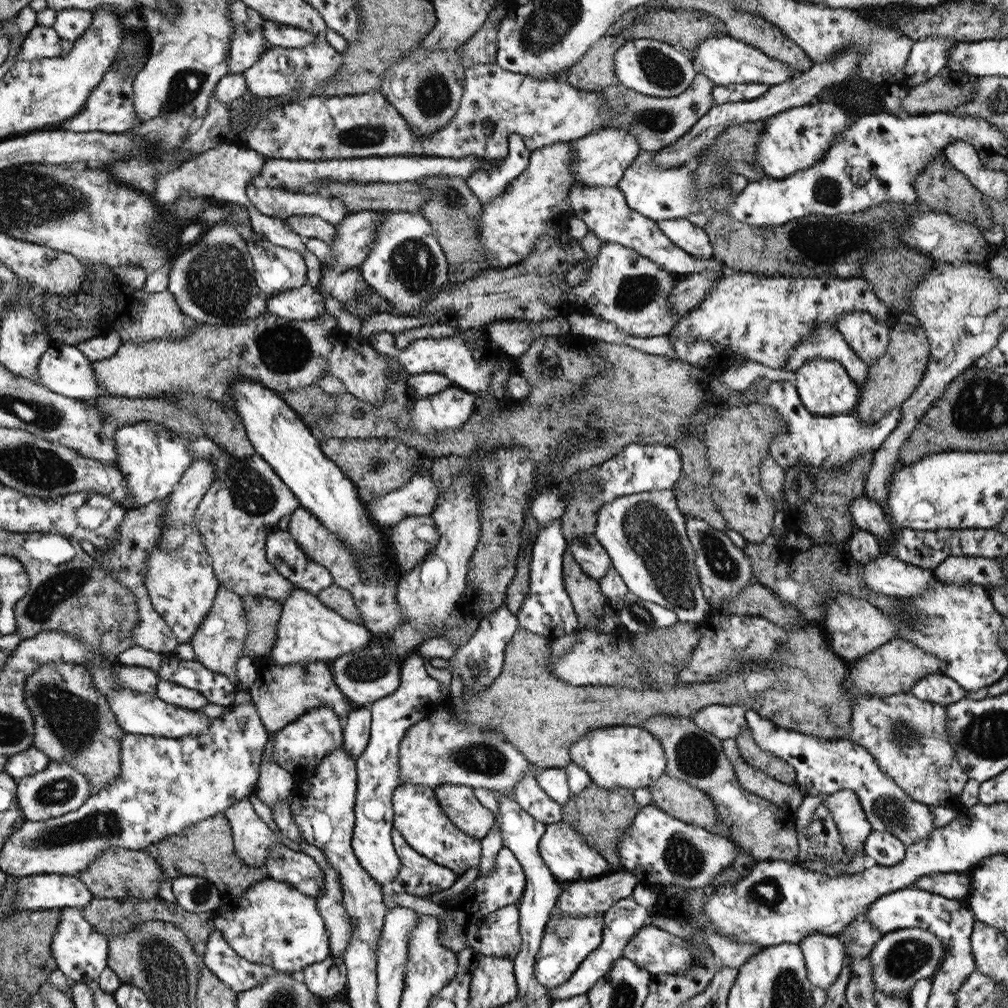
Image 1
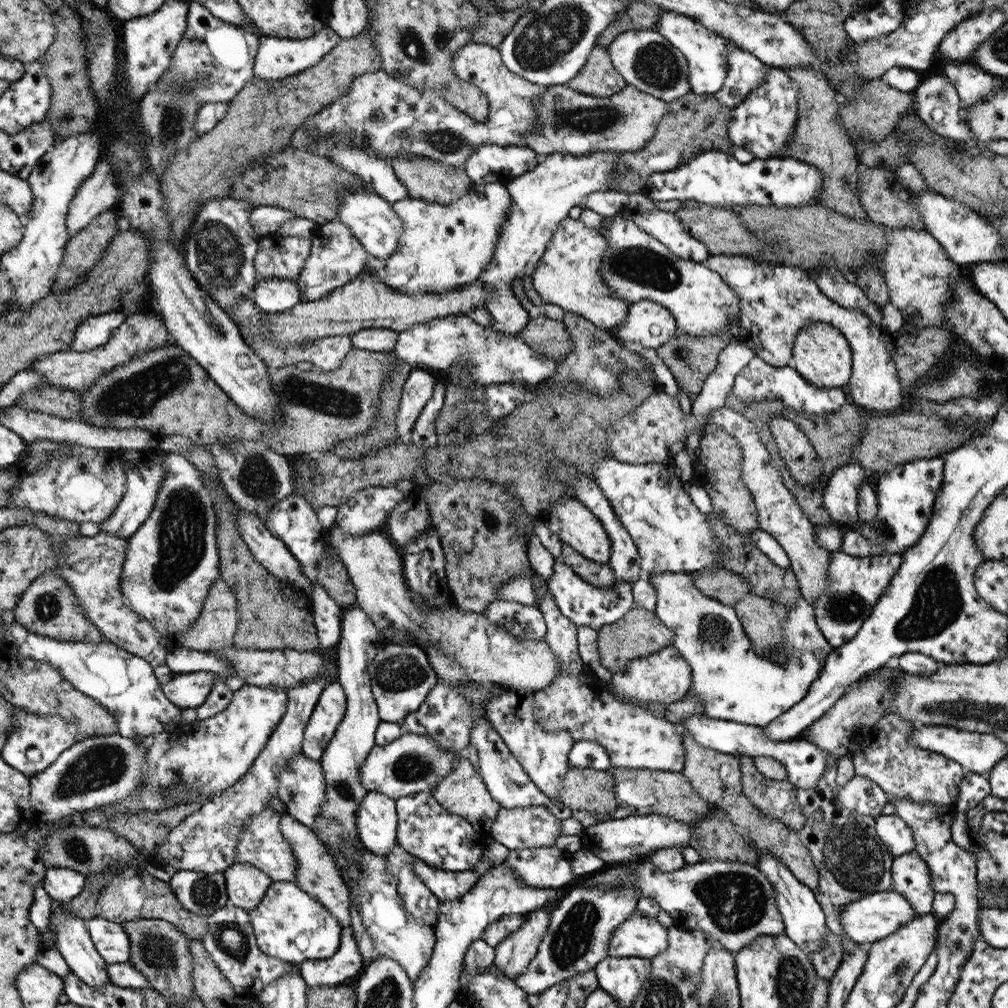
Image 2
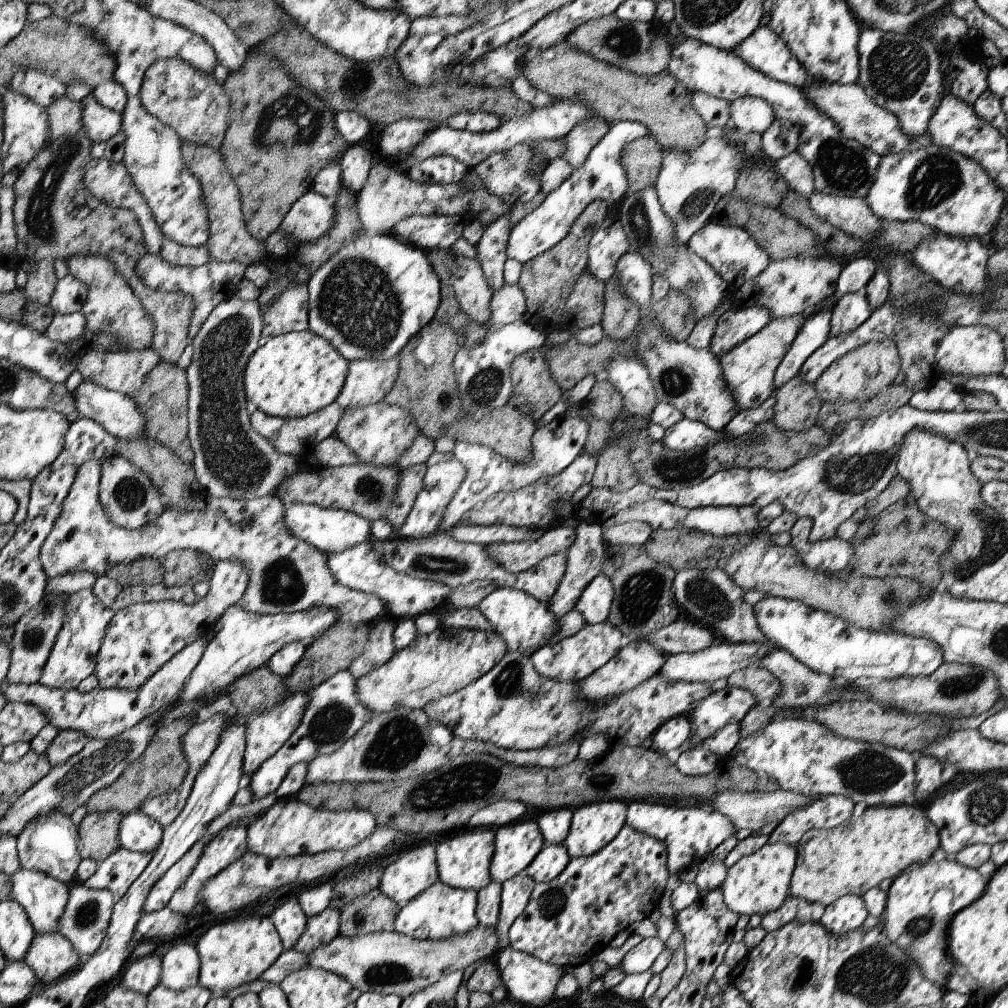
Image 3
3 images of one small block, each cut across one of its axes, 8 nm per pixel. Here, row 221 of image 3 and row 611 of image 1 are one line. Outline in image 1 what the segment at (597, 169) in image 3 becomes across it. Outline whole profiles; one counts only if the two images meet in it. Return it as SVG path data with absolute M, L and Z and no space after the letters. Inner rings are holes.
M552 520L550 526L540 528L532 549L530 562L530 592L516 614L518 626L538 634L549 640L556 640L565 635L572 635L579 631L578 615L572 607L572 599L564 587L562 578L562 554L566 552L568 544L564 538L559 520Z

